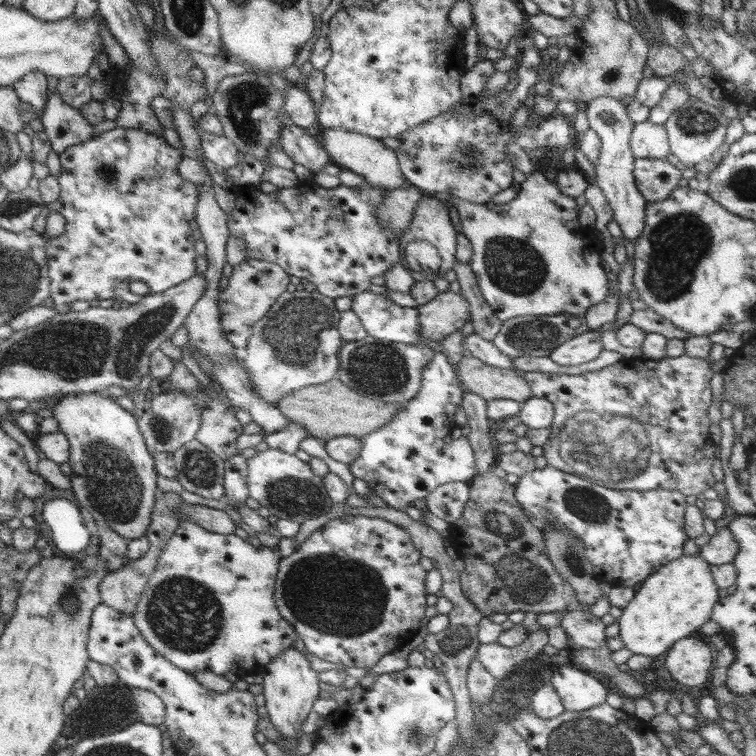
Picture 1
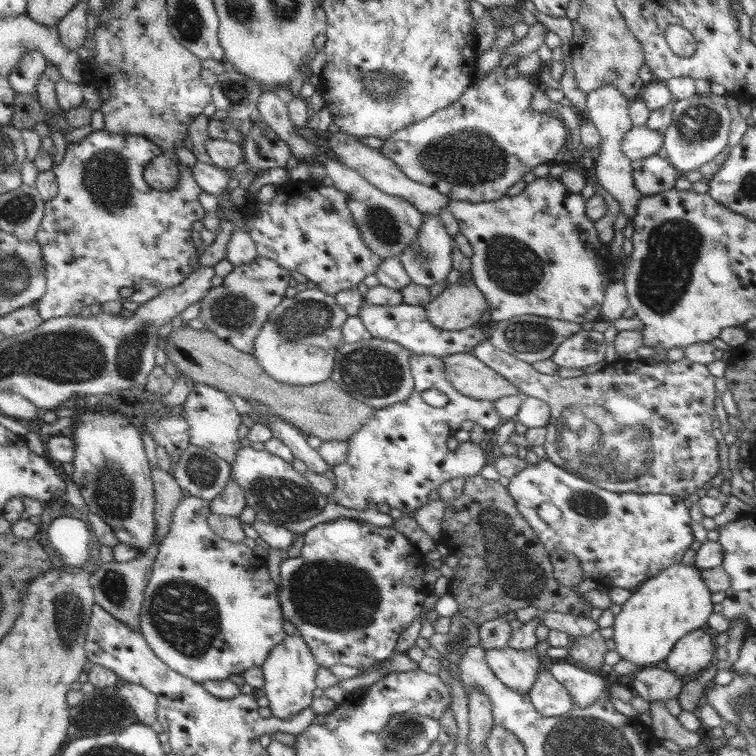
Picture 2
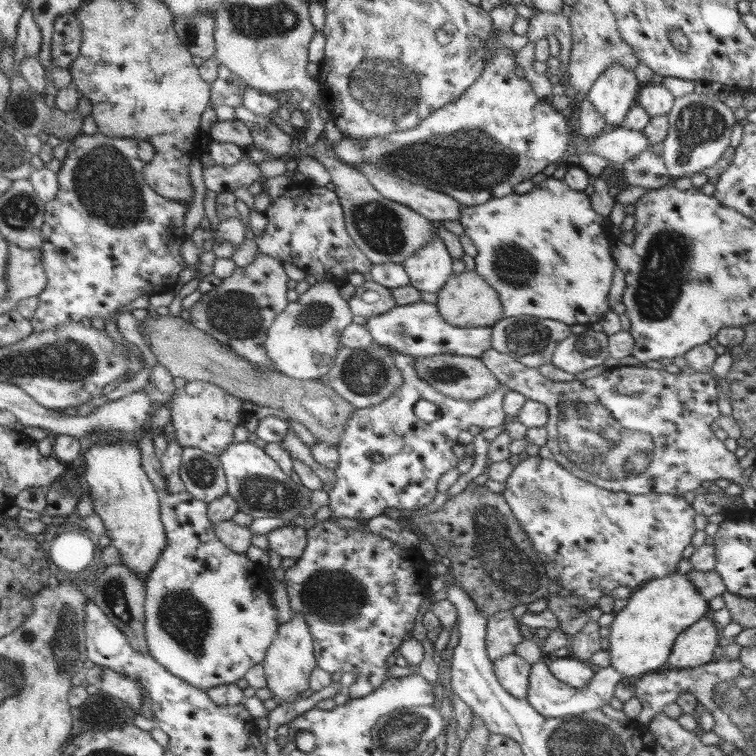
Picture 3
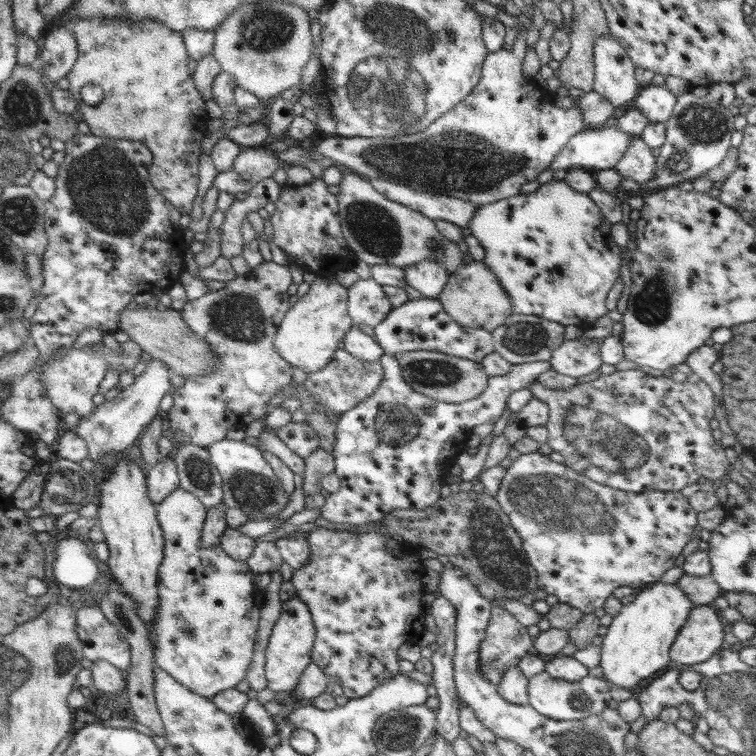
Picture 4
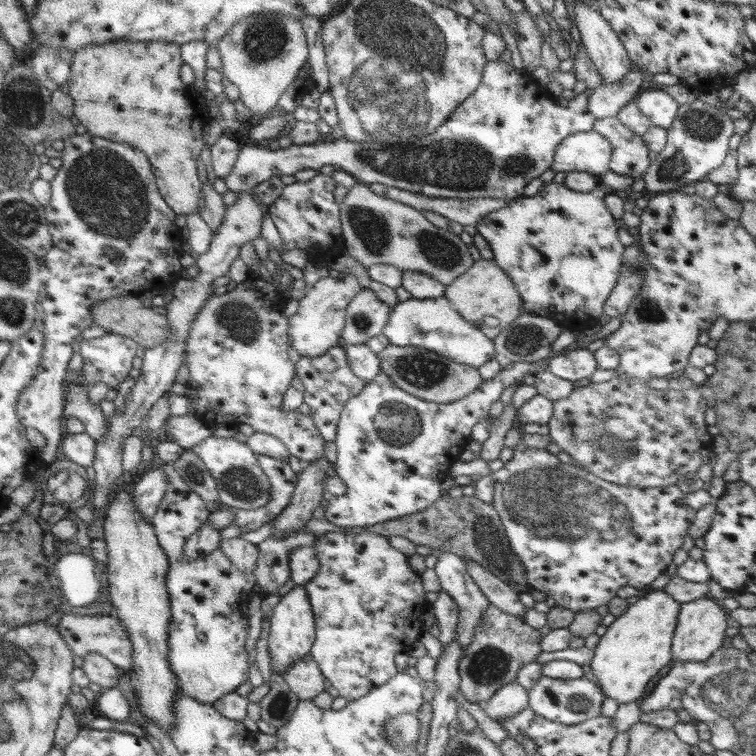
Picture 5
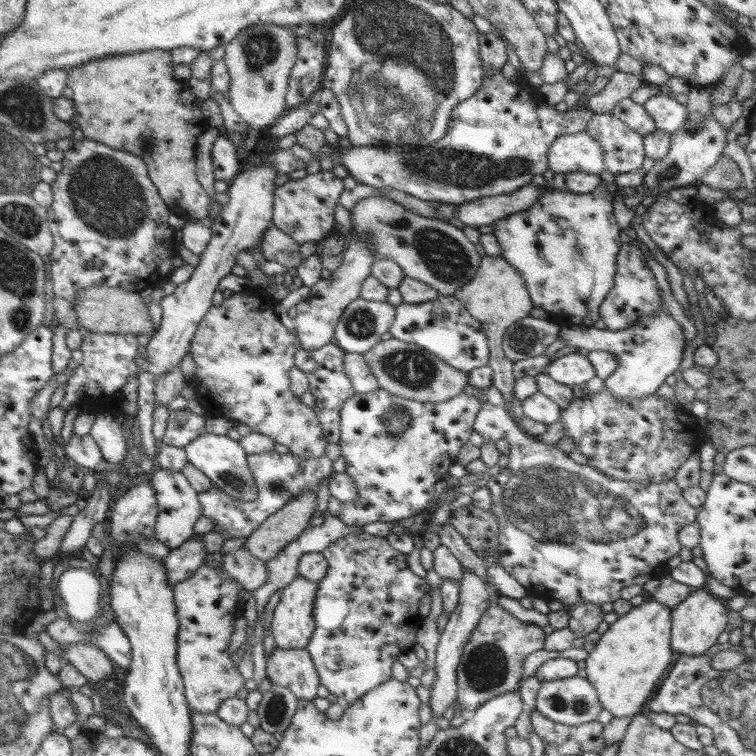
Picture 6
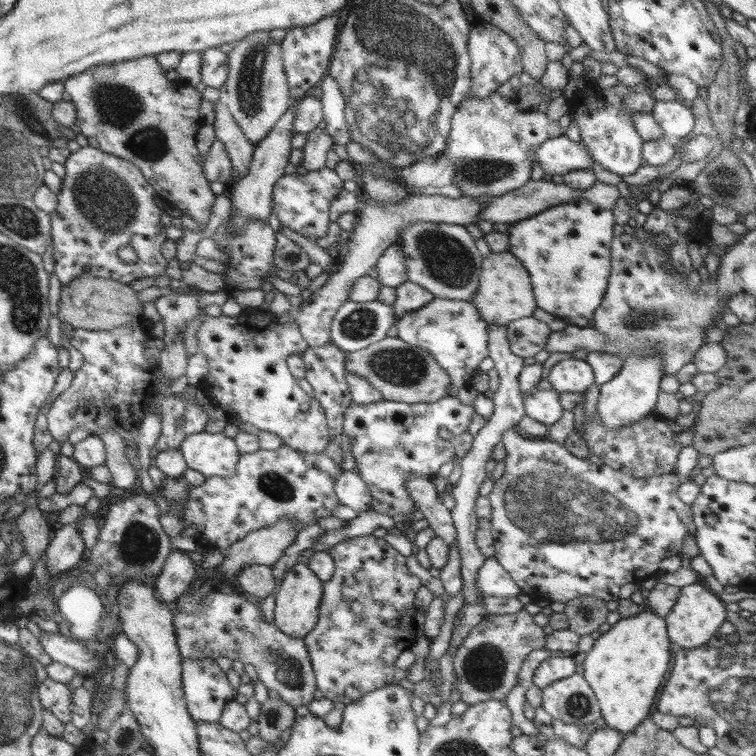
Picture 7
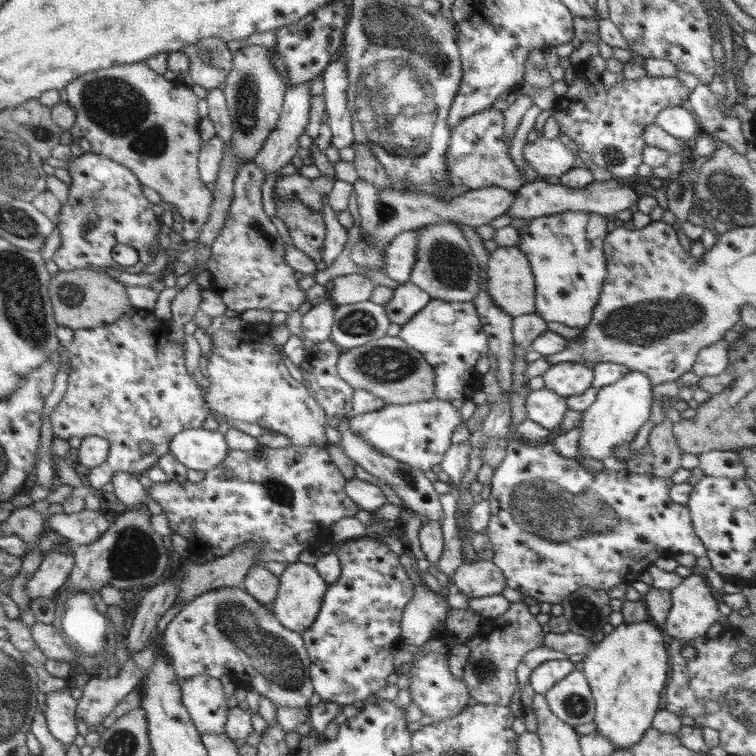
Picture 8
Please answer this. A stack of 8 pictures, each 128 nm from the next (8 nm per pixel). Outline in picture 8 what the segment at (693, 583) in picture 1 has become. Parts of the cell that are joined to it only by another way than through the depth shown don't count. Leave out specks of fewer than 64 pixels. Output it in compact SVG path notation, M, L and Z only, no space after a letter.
M652 621L634 622L634 624L624 622L614 627L602 641L597 642L583 659L582 670L590 685L596 708L593 720L596 730L606 740L610 740L616 749L628 750L634 744L638 744L640 738L645 736L646 730L652 726L654 715L659 711L660 692L666 686L669 663L667 646L662 639L661 629Z

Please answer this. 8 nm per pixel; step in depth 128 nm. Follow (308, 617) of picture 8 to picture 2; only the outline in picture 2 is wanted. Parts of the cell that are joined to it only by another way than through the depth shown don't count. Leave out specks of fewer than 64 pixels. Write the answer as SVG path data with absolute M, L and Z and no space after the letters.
M300 633L287 634L282 642L276 644L262 663L261 669L265 678L264 690L269 700L272 716L289 719L302 709L311 705L313 692L317 687L315 678L319 668L314 655Z

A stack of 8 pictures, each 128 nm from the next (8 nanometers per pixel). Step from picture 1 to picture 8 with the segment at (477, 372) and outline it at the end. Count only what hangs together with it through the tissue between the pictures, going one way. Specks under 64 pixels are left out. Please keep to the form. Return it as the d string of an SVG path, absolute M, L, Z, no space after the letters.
M384 336L357 348L341 350L337 374L353 390L366 390L387 404L403 405L435 398L430 366L422 355L396 336Z

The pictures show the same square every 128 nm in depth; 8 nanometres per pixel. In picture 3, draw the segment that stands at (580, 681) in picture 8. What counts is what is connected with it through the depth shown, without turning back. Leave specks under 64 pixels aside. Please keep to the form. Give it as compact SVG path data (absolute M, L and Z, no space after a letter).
M540 660L531 665L526 700L544 717L562 718L567 715L584 714L590 710L598 710L606 704L609 705L610 699L614 698L614 688L621 681L624 681L624 676L616 672L612 666L607 666L594 673L586 687L574 688L558 680L549 671L547 663Z

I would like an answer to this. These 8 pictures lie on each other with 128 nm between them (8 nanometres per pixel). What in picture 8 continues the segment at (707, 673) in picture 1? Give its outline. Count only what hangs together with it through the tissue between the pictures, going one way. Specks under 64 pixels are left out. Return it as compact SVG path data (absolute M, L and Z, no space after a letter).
M692 572L688 578L683 578L671 591L671 594L672 604L665 625L662 627L668 633L668 636L678 638L683 642L689 642L694 640L694 638L706 636L709 627L714 622L719 622L722 616L718 610L721 599L718 595L712 595L700 572Z

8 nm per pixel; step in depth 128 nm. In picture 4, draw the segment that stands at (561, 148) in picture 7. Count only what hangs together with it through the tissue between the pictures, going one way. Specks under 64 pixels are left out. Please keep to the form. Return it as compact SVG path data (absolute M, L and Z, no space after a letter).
M613 124L588 128L570 137L566 147L556 155L551 170L584 169L599 171L614 169L630 145L632 134L622 132Z

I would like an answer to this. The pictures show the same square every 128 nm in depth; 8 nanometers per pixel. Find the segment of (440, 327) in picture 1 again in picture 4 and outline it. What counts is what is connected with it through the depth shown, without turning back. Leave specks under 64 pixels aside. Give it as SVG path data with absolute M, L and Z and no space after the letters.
M483 260L464 264L452 272L437 299L443 304L445 312L467 329L480 328L492 333L513 314L511 296Z

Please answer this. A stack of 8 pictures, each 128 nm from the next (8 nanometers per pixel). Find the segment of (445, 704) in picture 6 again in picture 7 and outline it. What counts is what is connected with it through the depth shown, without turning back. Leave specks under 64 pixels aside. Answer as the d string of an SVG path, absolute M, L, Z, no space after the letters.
M487 324L488 356L494 361L494 366L498 371L498 377L500 377L500 386L498 386L496 391L491 395L491 399L494 402L494 411L492 411L490 419L487 420L487 423L480 429L478 434L474 436L474 442L472 442L470 452L461 458L459 464L461 476L458 483L449 487L449 493L454 497L454 500L456 500L456 505L451 510L451 516L454 522L454 528L456 528L456 538L458 538L457 545L459 546L461 558L460 572L461 578L463 579L461 593L464 595L464 608L459 609L462 611L462 618L456 622L456 627L454 627L450 640L450 648L446 651L452 656L456 654L456 649L460 647L460 643L462 643L462 639L466 638L468 631L470 631L472 627L476 627L486 614L486 612L484 612L484 606L482 606L484 596L475 590L476 573L478 573L478 569L480 569L486 559L485 555L480 552L475 541L476 528L478 528L479 520L475 512L475 506L476 499L479 496L479 488L482 482L488 477L485 470L486 462L490 460L494 448L503 440L503 435L507 430L515 429L521 418L526 416L523 405L523 395L519 388L519 375L525 368L525 364L521 356L511 352L507 331L507 326Z

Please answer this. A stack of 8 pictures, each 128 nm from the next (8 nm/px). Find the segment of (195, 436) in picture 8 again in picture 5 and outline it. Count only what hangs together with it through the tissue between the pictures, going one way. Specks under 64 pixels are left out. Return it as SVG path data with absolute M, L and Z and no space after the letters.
M213 435L191 449L197 455L212 478L216 480L216 490L220 502L228 507L244 510L260 508L270 501L270 480L260 470L258 458L245 443L237 442L235 438L216 438Z

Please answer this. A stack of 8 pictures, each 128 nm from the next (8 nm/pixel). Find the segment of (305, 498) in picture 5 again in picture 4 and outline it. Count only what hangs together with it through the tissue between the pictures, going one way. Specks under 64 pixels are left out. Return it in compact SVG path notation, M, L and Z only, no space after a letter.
M316 450L304 459L304 476L302 488L304 494L312 496L312 494L320 494L322 487L318 480L320 477L332 475L335 472L335 458L332 454L324 450Z

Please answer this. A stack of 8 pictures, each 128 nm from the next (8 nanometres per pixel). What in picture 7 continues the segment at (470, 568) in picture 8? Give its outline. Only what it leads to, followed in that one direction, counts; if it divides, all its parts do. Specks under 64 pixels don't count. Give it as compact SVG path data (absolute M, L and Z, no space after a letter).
M493 556L485 559L484 564L478 569L475 590L484 597L516 597L521 592L510 574Z

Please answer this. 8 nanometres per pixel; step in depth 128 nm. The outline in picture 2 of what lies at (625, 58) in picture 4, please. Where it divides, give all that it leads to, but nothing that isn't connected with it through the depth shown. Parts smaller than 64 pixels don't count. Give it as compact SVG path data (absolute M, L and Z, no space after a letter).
M602 85L598 89L590 91L586 98L586 114L588 119L596 125L596 129L600 133L602 140L600 141L600 154L593 162L596 170L596 178L598 183L604 190L607 190L620 205L620 213L628 215L628 222L632 222L634 215L636 215L636 207L642 194L636 190L634 180L632 178L632 164L628 160L622 150L620 150L620 143L624 139L624 133L632 127L631 118L629 115L629 106L631 101L614 85Z

